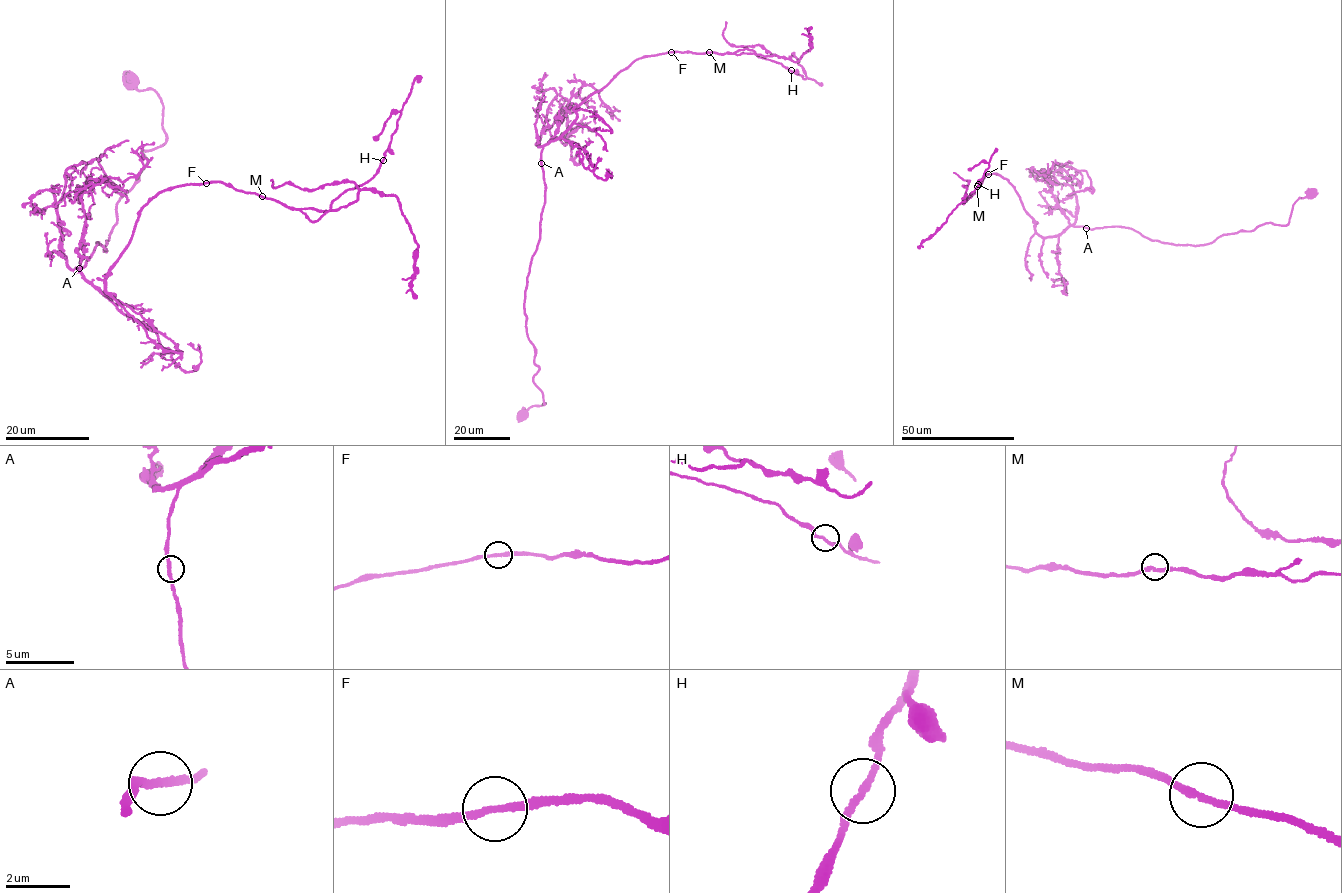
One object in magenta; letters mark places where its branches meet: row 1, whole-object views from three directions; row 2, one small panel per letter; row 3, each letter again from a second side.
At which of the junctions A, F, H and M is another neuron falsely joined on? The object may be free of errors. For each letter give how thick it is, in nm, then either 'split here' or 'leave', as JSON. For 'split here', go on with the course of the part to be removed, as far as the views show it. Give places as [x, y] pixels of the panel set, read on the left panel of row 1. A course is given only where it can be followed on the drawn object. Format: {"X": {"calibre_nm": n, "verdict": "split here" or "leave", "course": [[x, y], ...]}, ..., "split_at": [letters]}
{"A": {"calibre_nm": 220, "verdict": "leave"}, "F": {"calibre_nm": 220, "verdict": "leave"}, "H": {"calibre_nm": 200, "verdict": "leave"}, "M": {"calibre_nm": 240, "verdict": "leave"}, "split_at": []}

